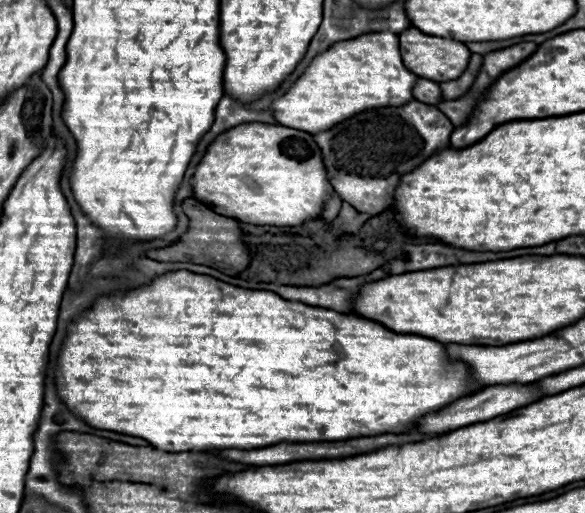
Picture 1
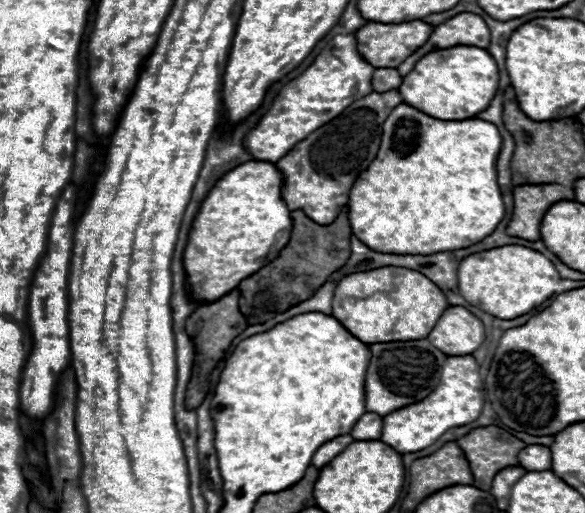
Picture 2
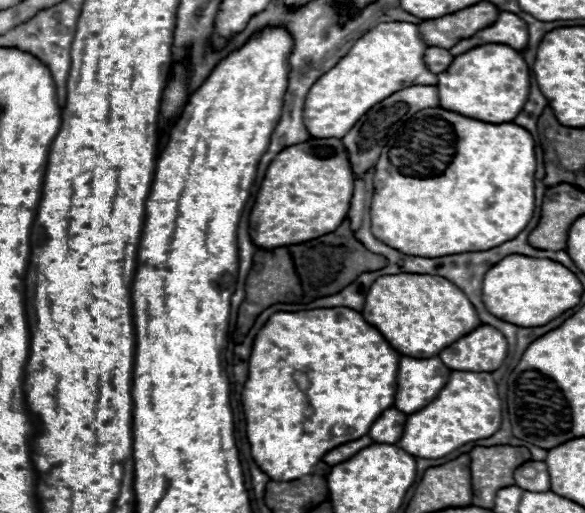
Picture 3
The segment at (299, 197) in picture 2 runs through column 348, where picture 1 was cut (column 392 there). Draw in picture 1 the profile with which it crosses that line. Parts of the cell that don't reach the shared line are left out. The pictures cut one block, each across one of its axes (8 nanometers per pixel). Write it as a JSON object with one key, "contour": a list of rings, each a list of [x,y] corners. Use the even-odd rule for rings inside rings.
{"contour":[[[412,100],[404,106],[364,110],[330,130],[312,134],[312,138],[322,152],[328,182],[338,196],[356,210],[376,216],[392,202],[402,174],[414,170],[434,150],[450,146],[452,130],[452,122],[436,106]]]}

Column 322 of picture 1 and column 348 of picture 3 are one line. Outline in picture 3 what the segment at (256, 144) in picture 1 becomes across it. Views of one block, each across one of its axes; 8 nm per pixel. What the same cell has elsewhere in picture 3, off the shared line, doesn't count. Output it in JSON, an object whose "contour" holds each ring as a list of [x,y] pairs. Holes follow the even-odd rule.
{"contour":[[[310,138],[300,146],[290,146],[284,154],[278,154],[268,166],[266,176],[256,194],[256,202],[250,212],[250,238],[258,248],[272,250],[272,246],[290,246],[292,242],[306,242],[308,238],[318,238],[336,230],[348,214],[352,198],[352,170],[338,138]]]}

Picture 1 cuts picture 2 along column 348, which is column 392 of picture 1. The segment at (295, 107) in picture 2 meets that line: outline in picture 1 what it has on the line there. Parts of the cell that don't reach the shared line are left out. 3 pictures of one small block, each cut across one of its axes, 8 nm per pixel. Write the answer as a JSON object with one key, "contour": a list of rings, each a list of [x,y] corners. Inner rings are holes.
{"contour":[[[372,32],[362,34],[360,38],[350,38],[348,42],[336,42],[324,52],[316,54],[316,58],[310,62],[310,66],[304,70],[304,74],[284,92],[280,98],[276,98],[270,106],[272,116],[288,128],[304,130],[304,132],[316,132],[316,130],[328,130],[328,126],[336,126],[336,122],[342,122],[344,118],[352,118],[352,114],[358,114],[360,110],[372,108],[372,106],[402,106],[412,100],[412,86],[416,82],[416,76],[404,68],[398,48],[398,36],[392,32]]]}

